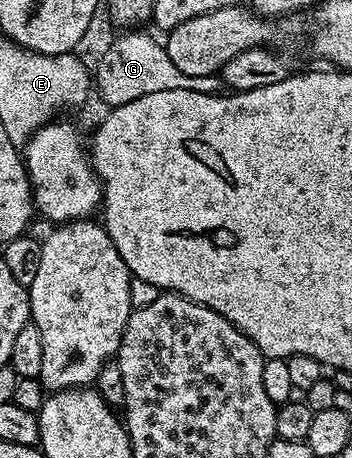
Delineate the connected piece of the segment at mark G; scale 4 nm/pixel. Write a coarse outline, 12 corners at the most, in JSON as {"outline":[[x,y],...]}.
{"outline":[[120,34],[94,86],[107,107],[188,90],[161,41]]}

